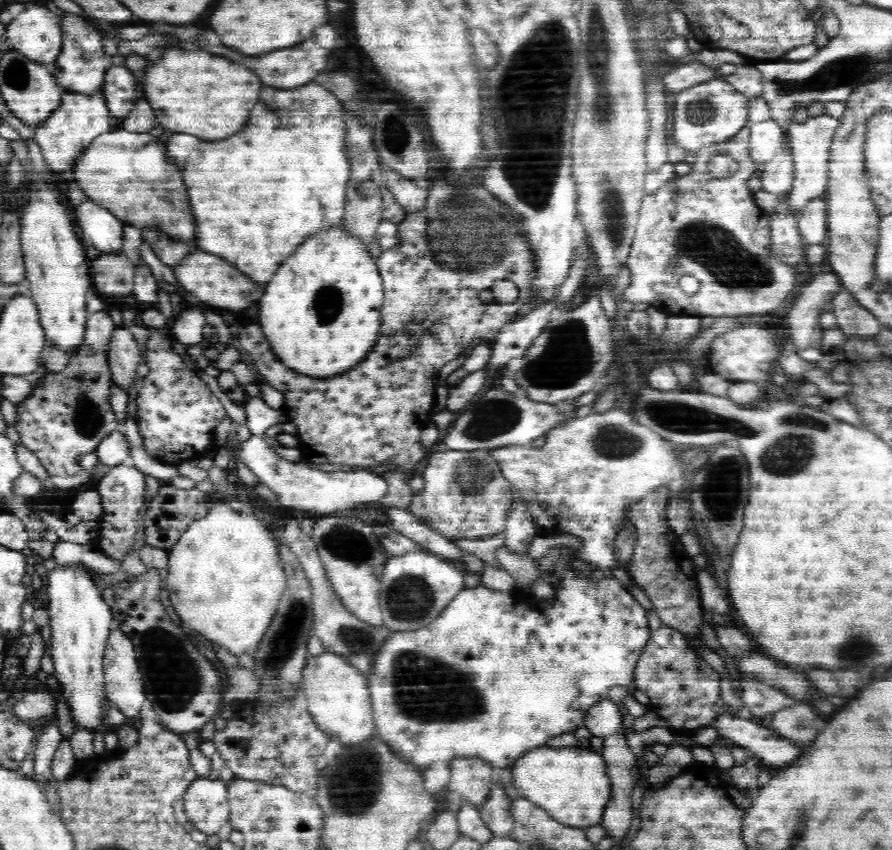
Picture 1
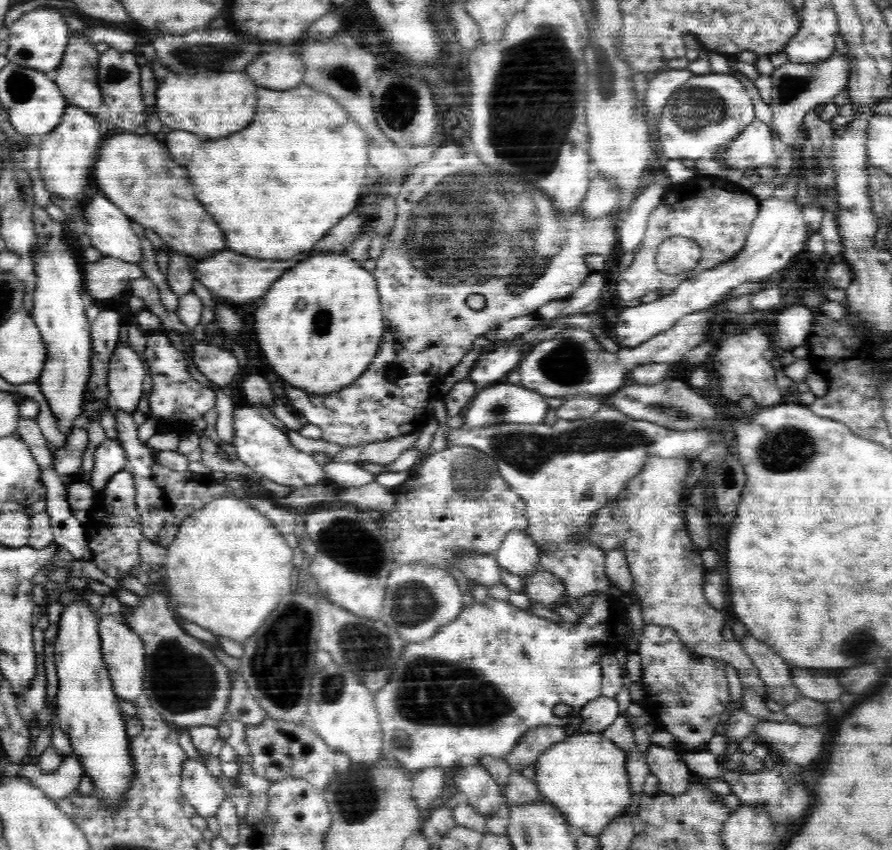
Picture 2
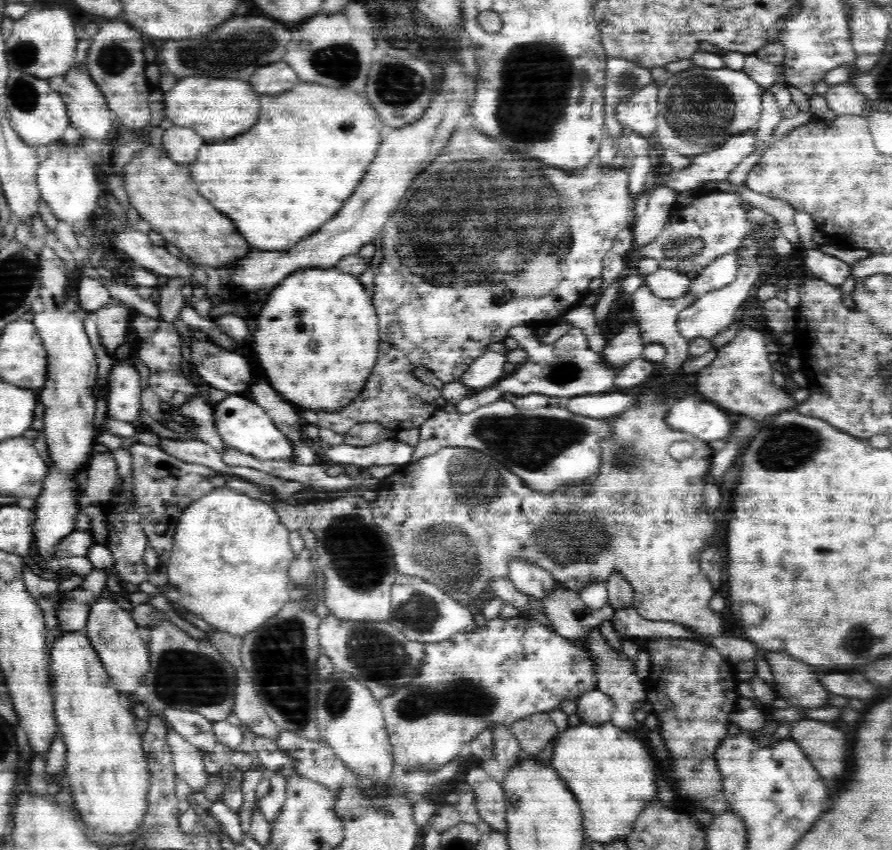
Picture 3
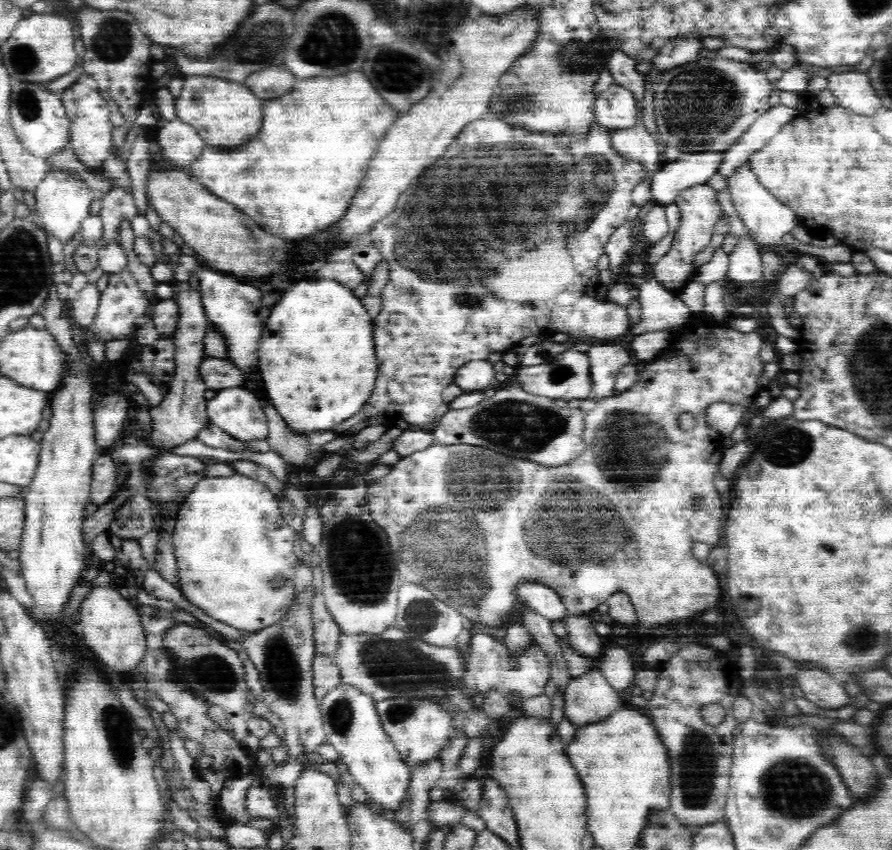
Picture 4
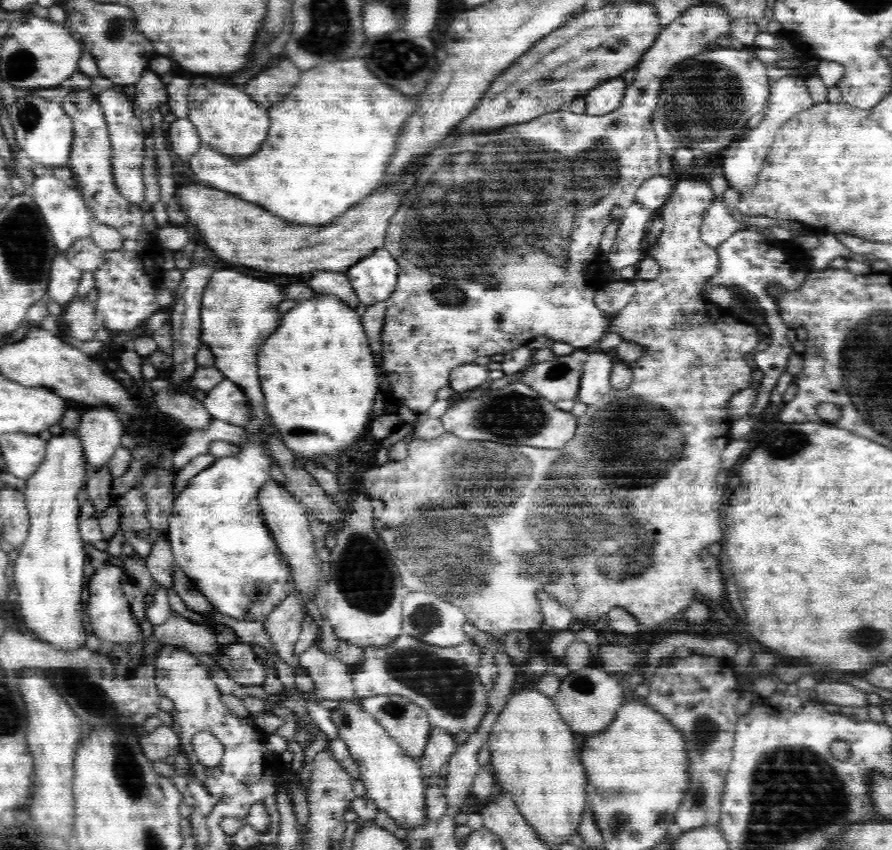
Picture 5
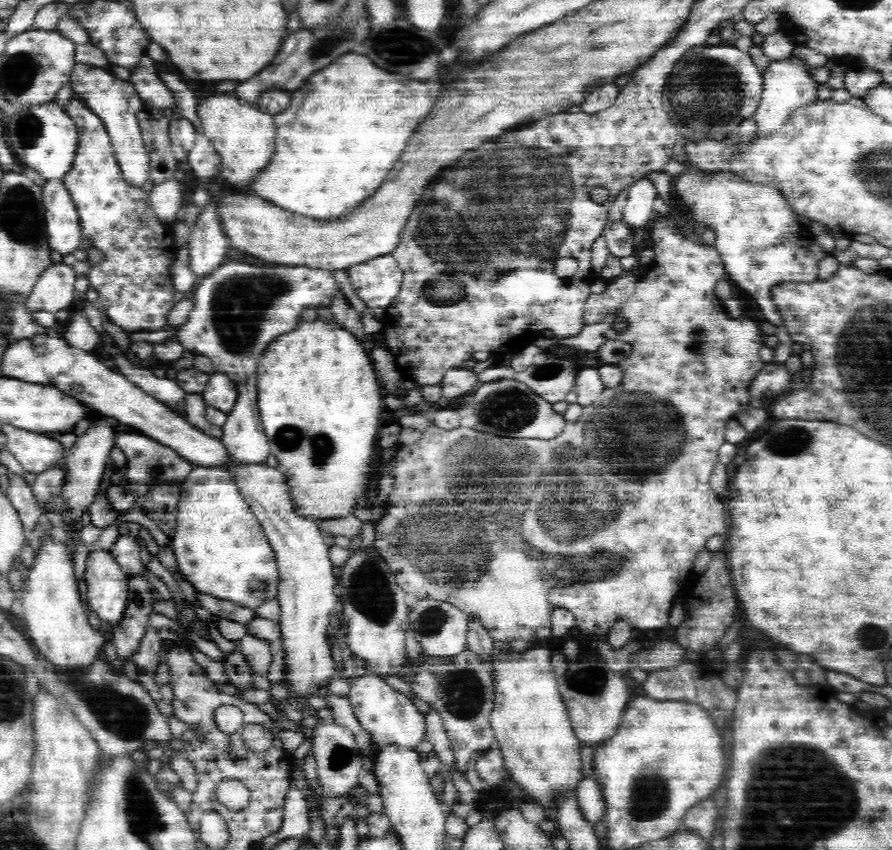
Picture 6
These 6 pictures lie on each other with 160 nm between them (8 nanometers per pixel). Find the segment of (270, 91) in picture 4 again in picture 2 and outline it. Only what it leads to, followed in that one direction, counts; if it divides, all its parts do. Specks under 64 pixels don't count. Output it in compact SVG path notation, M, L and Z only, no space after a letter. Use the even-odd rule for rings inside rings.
M280 48L256 56L246 66L246 72L254 78L258 86L272 90L288 90L302 84L306 66L302 64L298 50Z

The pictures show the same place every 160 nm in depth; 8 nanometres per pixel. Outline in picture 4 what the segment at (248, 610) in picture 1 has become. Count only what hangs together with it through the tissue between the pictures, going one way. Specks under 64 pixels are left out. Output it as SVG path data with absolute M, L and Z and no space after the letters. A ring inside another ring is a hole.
M236 473L230 477L205 477L204 480L197 481L192 492L185 497L177 514L177 521L172 534L172 544L175 550L175 555L178 564L178 586L177 588L182 592L182 595L202 609L206 614L212 616L216 620L220 620L228 626L240 629L246 632L260 631L262 628L268 628L277 622L287 613L295 599L295 585L293 582L296 574L296 564L298 559L294 553L294 540L296 540L296 533L290 527L284 518L282 512L278 507L278 501L275 496L268 490L263 481L256 480L255 477L244 476L243 473Z

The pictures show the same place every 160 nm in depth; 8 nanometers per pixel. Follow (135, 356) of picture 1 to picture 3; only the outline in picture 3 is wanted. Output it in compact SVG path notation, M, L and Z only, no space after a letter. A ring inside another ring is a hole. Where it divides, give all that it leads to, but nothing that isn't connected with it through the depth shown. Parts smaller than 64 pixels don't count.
M131 357L113 364L107 378L106 416L134 423L141 407L140 374Z

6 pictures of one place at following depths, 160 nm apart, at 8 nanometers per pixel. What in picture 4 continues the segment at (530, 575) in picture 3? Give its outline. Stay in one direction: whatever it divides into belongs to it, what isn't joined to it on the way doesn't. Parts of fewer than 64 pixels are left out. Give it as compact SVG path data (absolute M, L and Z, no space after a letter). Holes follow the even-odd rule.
M520 583L519 596L524 603L532 609L536 609L540 615L550 619L562 621L568 614L566 606L560 596L544 584Z

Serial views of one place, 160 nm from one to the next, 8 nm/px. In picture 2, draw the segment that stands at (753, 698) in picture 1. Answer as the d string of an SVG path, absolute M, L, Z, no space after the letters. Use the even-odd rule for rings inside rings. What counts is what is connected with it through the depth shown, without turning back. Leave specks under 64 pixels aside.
M650 456L644 468L628 482L628 486L616 496L616 500L612 500L610 504L600 508L592 516L590 534L584 536L584 539L590 539L594 545L598 545L604 551L604 554L612 550L624 551L634 580L633 591L641 604L645 624L672 628L696 656L715 657L727 664L732 664L736 668L743 690L752 688L764 700L768 697L760 671L754 666L751 657L742 650L737 639L736 642L726 642L726 638L722 640L723 634L729 636L724 627L722 612L716 610L704 597L705 566L686 532L686 514L684 514L682 498L680 498L682 480L686 478L686 474L688 474L688 460Z

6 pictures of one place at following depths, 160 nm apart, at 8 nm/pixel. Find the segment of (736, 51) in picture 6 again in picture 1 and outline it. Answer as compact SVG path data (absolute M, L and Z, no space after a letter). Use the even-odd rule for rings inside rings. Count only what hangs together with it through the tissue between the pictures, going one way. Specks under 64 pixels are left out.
M711 79L692 85L674 94L674 122L672 138L678 147L685 149L691 156L712 144L731 139L738 131L749 126L749 99L736 91L732 85L722 79Z

